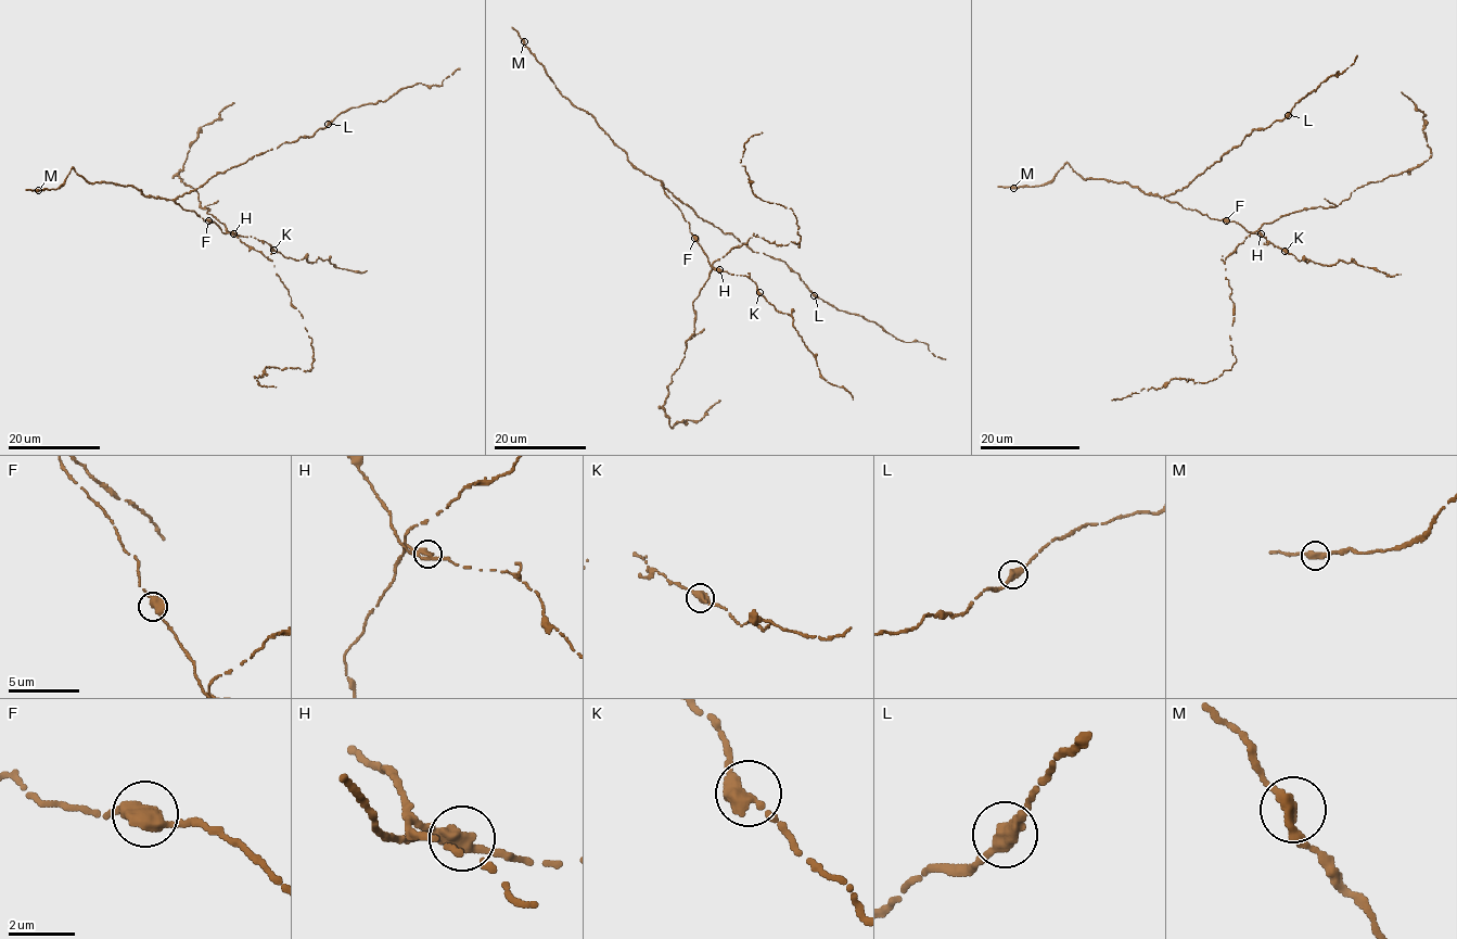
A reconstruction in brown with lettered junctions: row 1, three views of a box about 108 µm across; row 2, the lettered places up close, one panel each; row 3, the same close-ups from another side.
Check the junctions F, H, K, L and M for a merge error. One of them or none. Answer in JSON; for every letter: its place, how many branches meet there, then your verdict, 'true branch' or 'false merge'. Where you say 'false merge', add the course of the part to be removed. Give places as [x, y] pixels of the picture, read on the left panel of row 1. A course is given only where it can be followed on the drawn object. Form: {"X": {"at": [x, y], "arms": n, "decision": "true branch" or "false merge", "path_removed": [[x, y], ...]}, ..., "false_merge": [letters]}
{"F": {"at": [208, 220], "arms": 2, "decision": "true branch"}, "H": {"at": [233, 233], "arms": 2, "decision": "false merge"}, "K": {"at": [273, 250], "arms": 2, "decision": "true branch"}, "L": {"at": [328, 124], "arms": 2, "decision": "true branch"}, "M": {"at": [38, 190], "arms": 2, "decision": "true branch"}, "false_merge": ["H"]}

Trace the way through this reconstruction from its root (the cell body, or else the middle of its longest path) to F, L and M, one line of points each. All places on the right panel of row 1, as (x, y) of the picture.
F: (1198, 212), (1211, 218), (1226, 220)
L: (1198, 212), (1164, 198), (1186, 188), (1231, 149), (1238, 148), (1254, 130), (1268, 127), (1288, 115)
M: (1198, 212), (1159, 195), (1148, 195), (1127, 182), (1083, 179), (1066, 163), (1047, 182), (1013, 188)

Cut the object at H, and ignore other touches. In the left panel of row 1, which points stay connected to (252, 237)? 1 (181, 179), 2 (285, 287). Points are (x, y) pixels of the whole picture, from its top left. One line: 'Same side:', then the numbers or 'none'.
Same side: none

